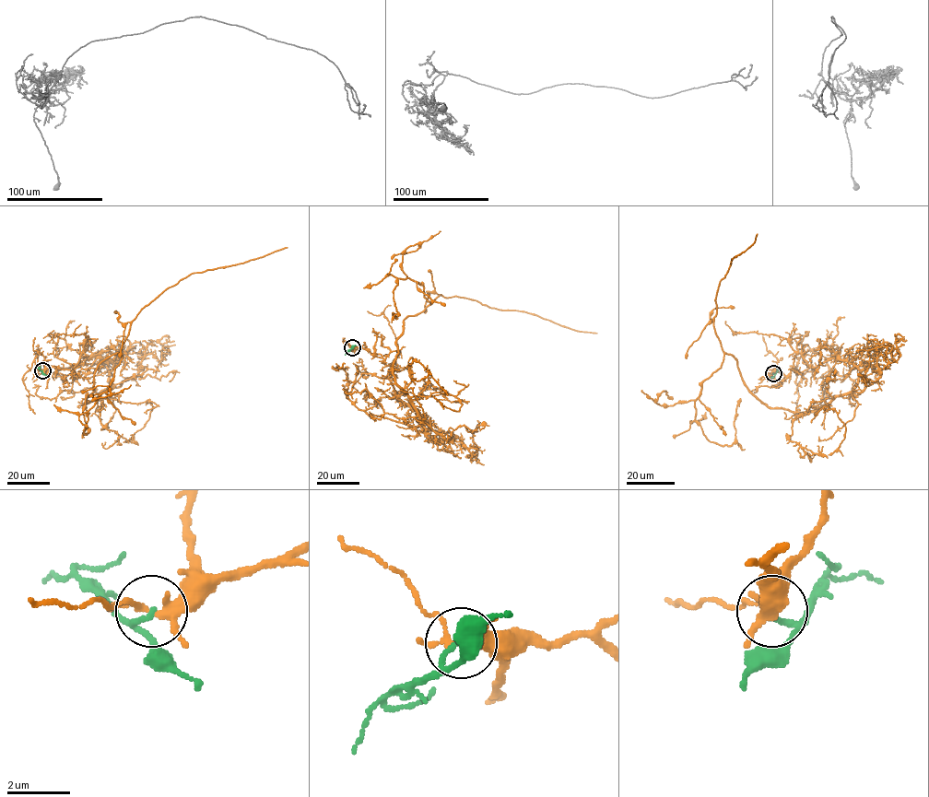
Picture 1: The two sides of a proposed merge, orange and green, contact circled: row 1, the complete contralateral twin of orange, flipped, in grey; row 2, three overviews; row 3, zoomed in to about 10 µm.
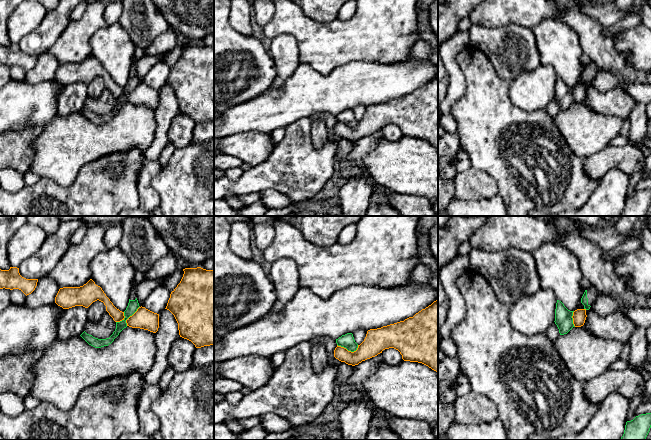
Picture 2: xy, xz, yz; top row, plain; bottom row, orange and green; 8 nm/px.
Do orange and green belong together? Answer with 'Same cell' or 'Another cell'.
Another cell

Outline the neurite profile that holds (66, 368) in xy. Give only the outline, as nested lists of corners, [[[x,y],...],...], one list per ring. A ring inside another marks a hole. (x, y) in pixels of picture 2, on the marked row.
[[[129,326],[111,344],[101,348],[89,345],[80,335],[66,341],[57,339],[32,368],[34,382],[29,394],[53,403],[62,411],[69,411],[79,394],[98,382],[135,372],[146,375],[154,364],[156,352],[155,333]]]

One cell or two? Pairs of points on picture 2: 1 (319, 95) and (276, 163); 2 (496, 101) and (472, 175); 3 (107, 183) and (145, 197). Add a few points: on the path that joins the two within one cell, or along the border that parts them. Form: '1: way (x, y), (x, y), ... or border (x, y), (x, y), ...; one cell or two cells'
1: border (308, 116), (301, 117), (284, 127); two cells
2: border (472, 166), (485, 171), (494, 181); two cells
3: border (138, 170), (139, 205); two cells

